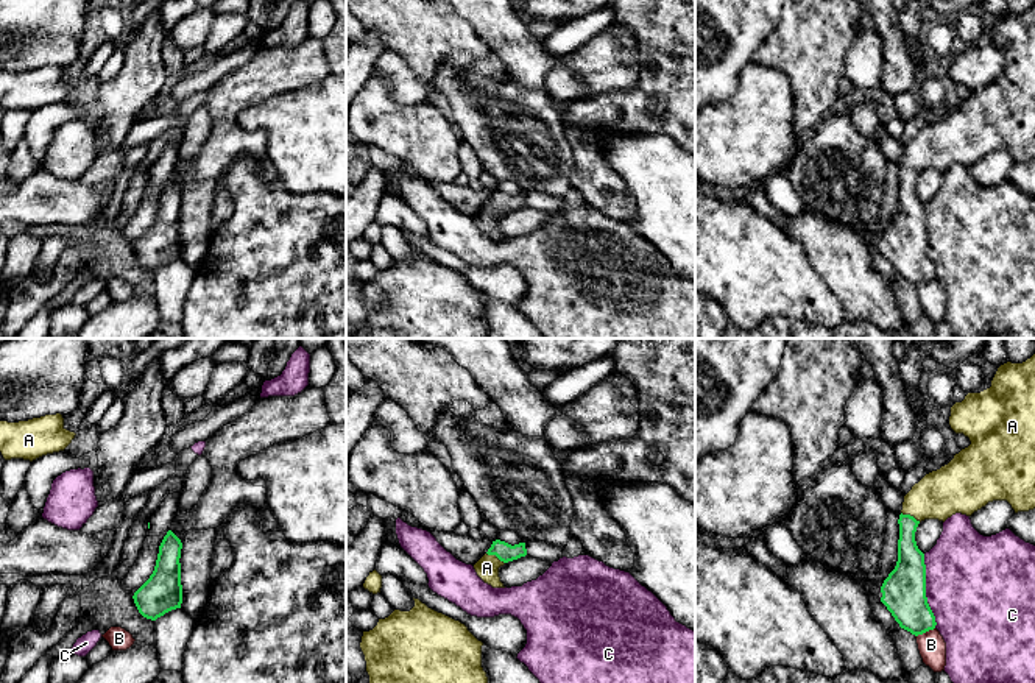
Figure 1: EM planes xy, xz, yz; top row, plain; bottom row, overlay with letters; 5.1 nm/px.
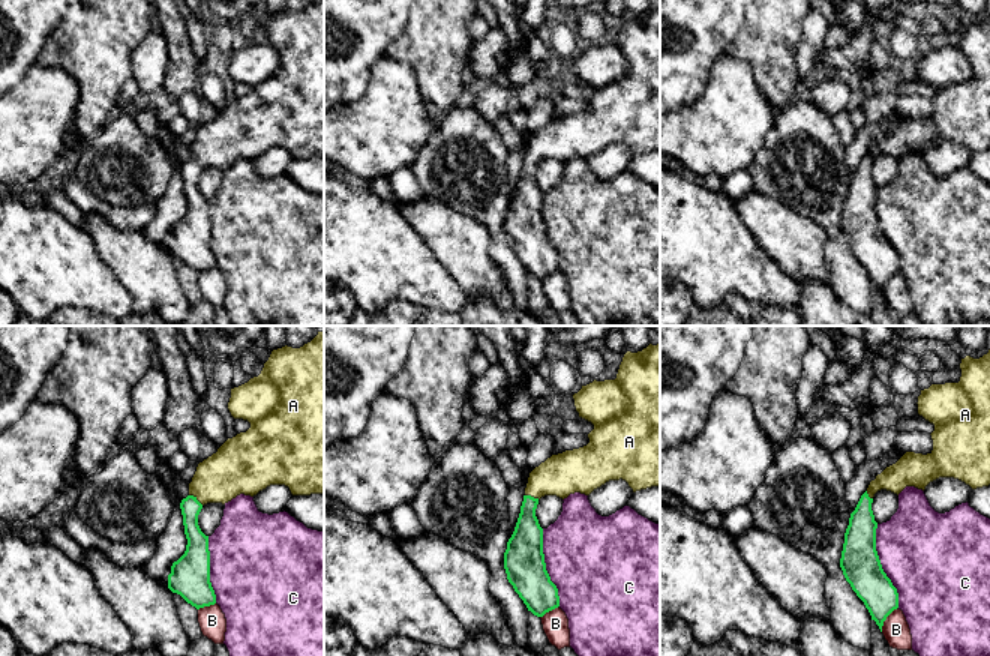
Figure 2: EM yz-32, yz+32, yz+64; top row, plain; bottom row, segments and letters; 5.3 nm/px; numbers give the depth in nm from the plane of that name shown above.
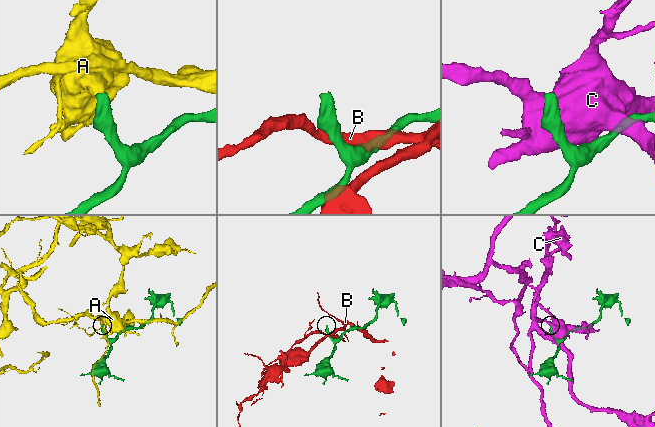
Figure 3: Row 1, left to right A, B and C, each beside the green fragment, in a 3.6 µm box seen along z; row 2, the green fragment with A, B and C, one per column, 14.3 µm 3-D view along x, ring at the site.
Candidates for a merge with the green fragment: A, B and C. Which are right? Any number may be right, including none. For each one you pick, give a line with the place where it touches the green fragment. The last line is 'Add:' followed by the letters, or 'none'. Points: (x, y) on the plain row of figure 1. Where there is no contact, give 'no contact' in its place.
A: meets green in yz at (911, 167)
Add: A

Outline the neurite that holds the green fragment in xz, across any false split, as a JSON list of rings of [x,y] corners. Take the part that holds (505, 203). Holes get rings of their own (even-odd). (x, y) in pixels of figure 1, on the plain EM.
[[[496,190],[488,203],[474,215],[474,220],[485,234],[493,239],[505,239],[499,228],[499,218],[525,206],[525,193],[511,196],[505,192]]]

